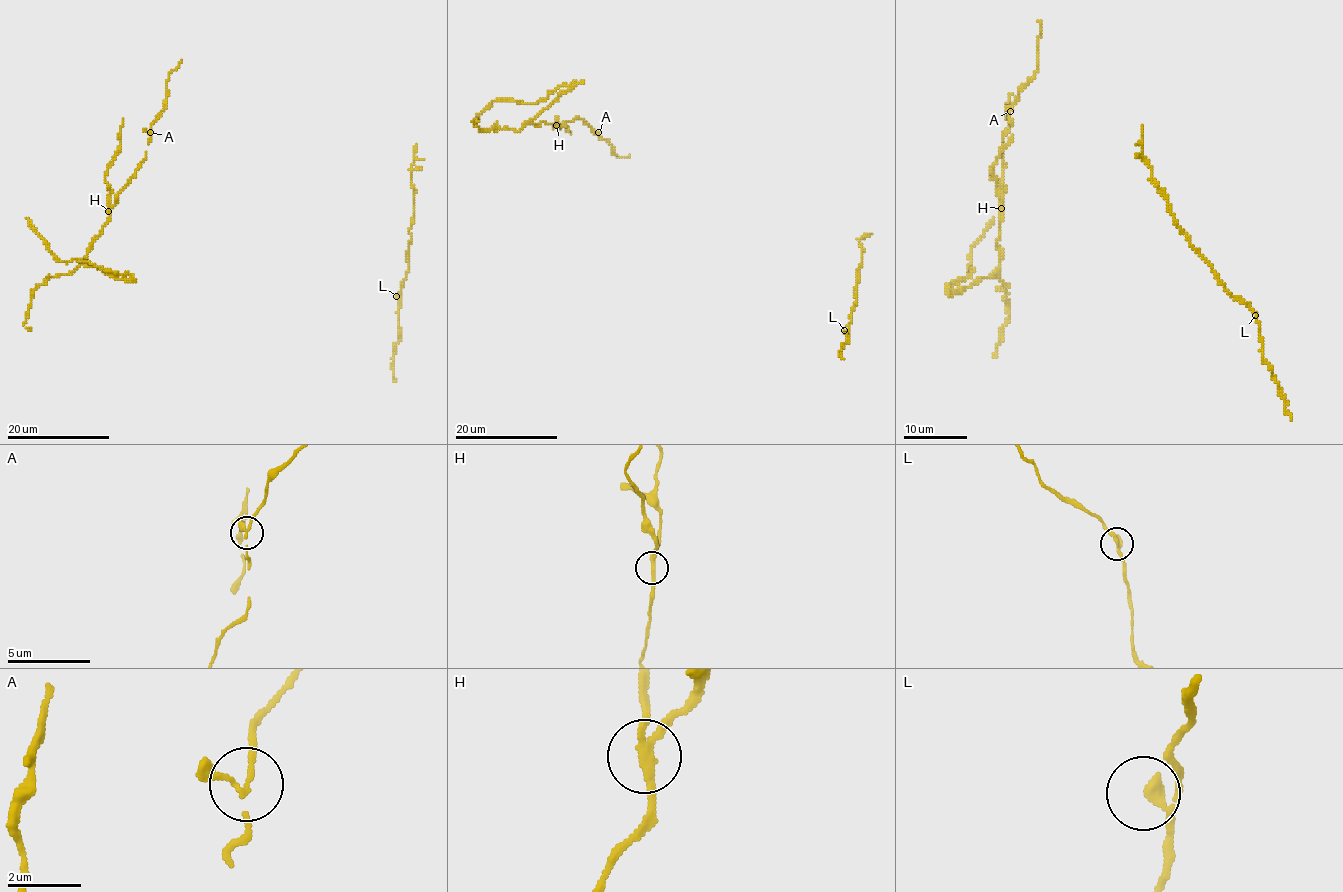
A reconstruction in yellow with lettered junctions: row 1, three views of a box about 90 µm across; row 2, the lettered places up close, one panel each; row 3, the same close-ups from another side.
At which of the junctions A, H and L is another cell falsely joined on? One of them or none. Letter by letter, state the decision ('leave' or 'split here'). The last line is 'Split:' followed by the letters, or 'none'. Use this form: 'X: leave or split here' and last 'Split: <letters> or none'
A: leave
H: split here
L: leave
Split: H

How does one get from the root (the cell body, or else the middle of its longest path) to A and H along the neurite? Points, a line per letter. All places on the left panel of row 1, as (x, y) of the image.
A: (182, 60), (168, 76), (165, 109), (153, 123), (150, 132)
H: (182, 60), (168, 76), (165, 109), (151, 125), (146, 156), (108, 211)

